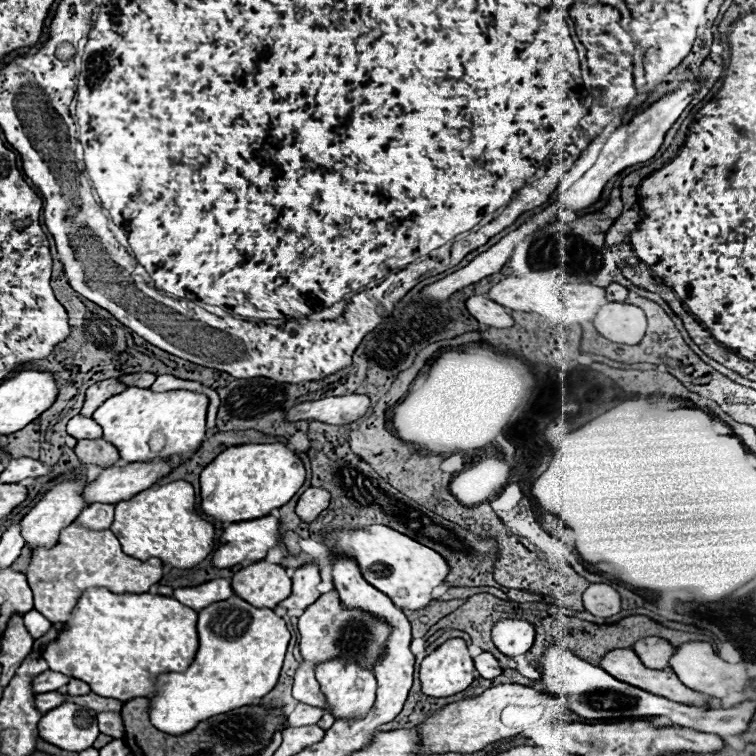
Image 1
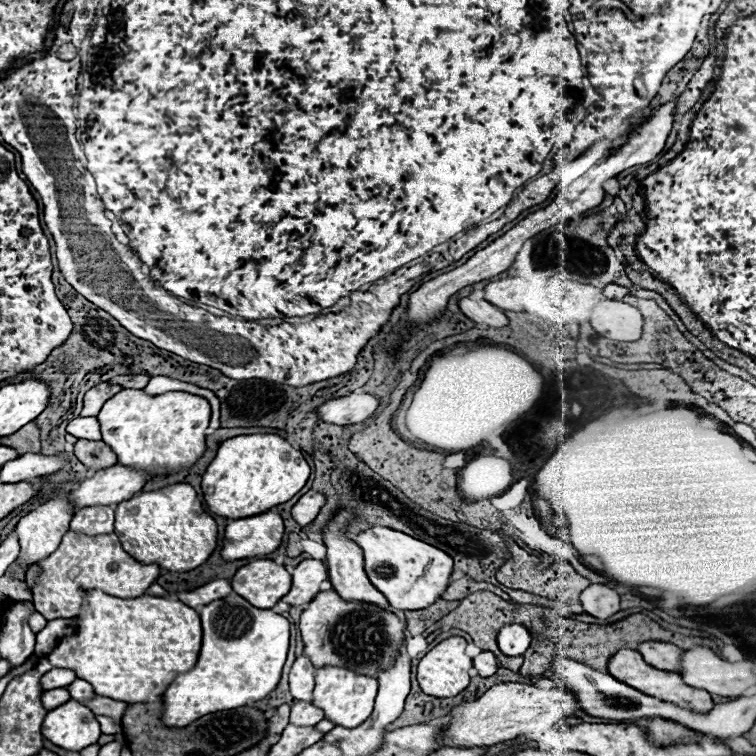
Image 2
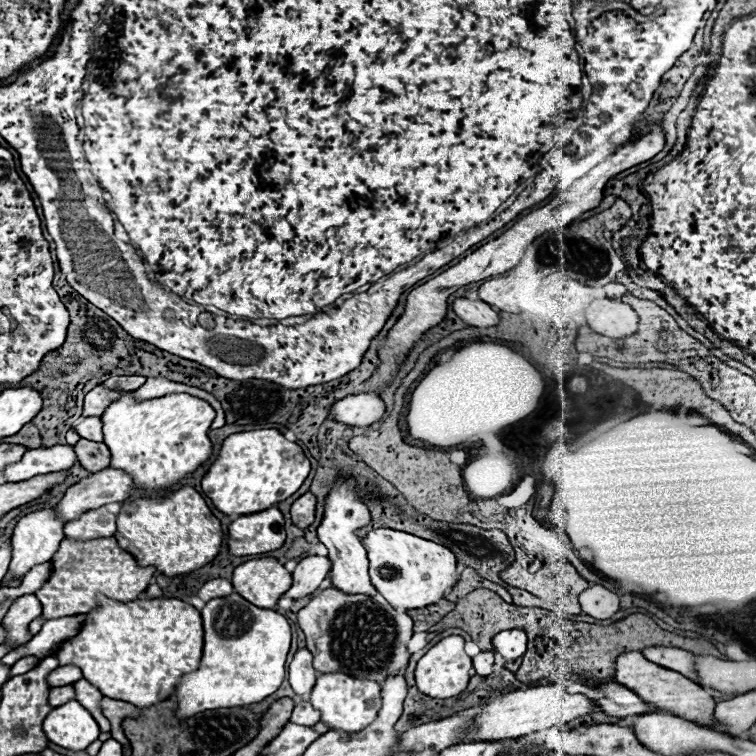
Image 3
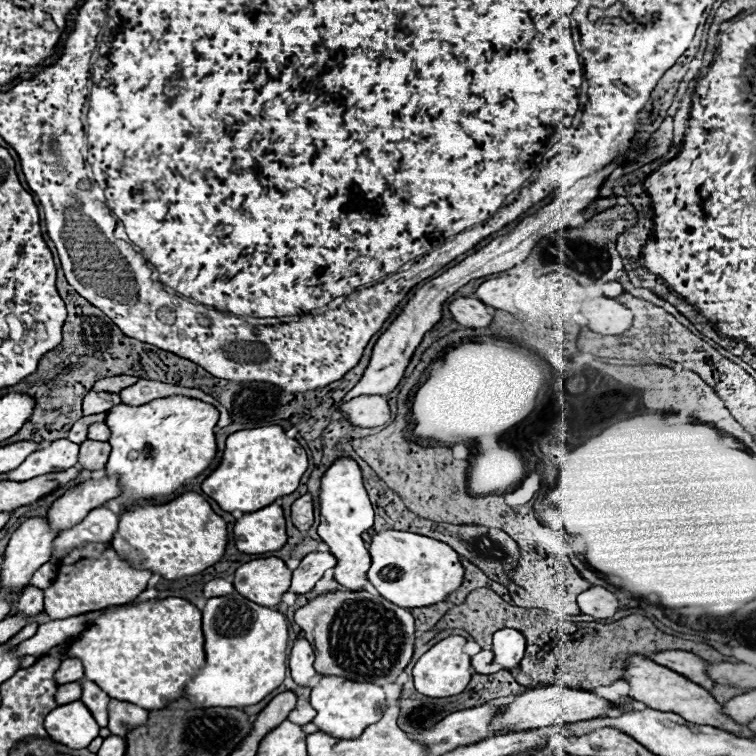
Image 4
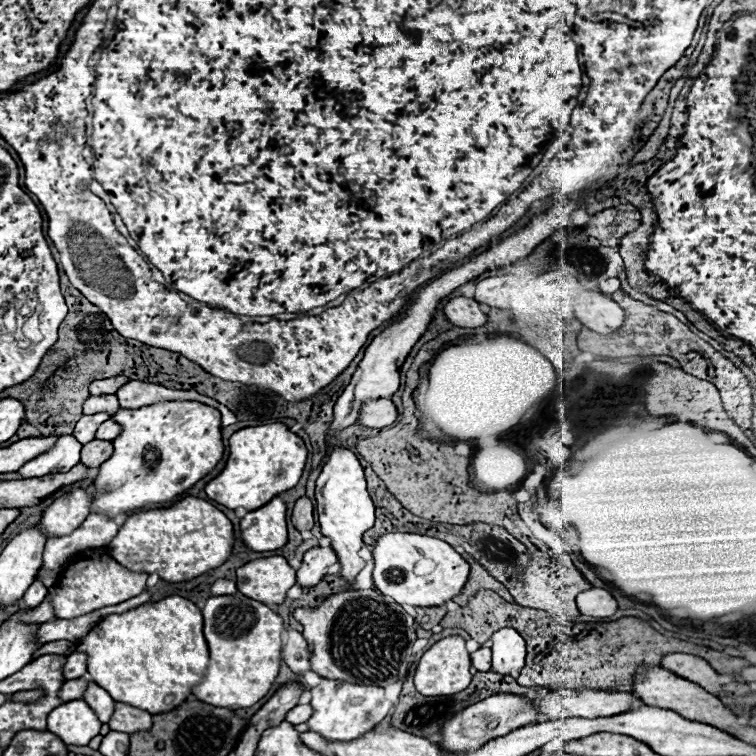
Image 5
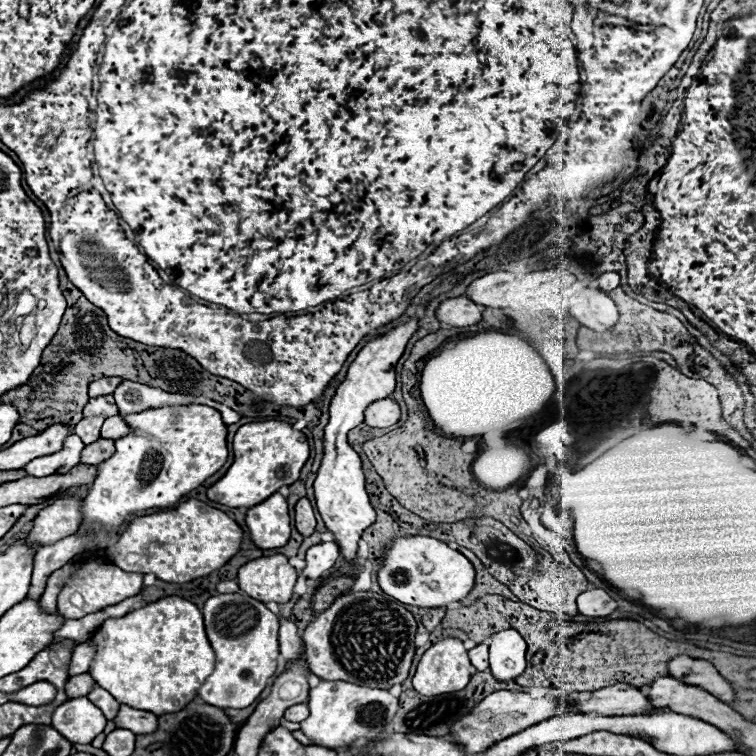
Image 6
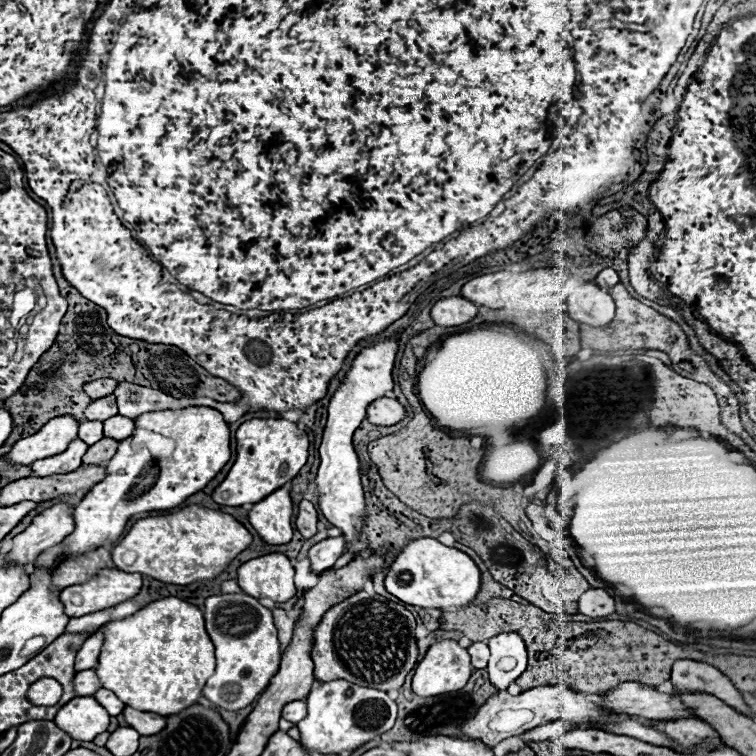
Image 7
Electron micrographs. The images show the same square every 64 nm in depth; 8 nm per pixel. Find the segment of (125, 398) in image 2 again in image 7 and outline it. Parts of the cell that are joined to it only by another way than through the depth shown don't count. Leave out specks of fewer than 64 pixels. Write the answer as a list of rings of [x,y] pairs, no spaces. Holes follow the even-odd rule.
[[[188,406],[180,410],[154,410],[134,418],[134,434],[118,442],[118,452],[106,462],[106,478],[98,482],[74,510],[76,528],[66,536],[64,546],[68,558],[78,558],[88,550],[116,542],[128,522],[128,516],[168,510],[182,504],[188,496],[202,490],[230,460],[230,430],[222,414],[208,406]],[[152,436],[166,436],[174,440],[170,458],[150,458]]]

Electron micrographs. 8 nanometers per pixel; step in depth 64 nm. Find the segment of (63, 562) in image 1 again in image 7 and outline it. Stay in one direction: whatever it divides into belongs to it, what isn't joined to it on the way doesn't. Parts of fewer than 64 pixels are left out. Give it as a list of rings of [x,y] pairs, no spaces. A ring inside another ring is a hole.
[[[100,570],[84,584],[68,586],[60,592],[60,602],[70,618],[80,618],[98,610],[112,608],[124,600],[134,598],[142,588],[138,572],[128,574],[122,570]]]

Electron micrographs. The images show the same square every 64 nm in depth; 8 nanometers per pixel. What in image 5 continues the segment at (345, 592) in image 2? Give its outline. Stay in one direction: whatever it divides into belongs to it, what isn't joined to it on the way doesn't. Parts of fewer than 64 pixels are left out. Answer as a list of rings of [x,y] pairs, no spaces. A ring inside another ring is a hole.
[[[336,446],[328,456],[328,462],[316,480],[316,510],[320,532],[330,540],[332,550],[340,560],[340,576],[354,586],[358,572],[366,568],[366,560],[360,558],[360,550],[364,544],[362,534],[374,526],[374,504],[366,490],[362,466],[350,450]]]

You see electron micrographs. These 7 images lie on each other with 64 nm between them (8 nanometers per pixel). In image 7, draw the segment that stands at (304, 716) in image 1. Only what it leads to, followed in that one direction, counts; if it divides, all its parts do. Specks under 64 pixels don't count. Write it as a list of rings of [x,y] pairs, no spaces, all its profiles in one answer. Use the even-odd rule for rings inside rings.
[[[304,700],[290,702],[290,704],[286,704],[286,706],[284,706],[284,710],[282,710],[282,718],[290,720],[292,724],[300,722],[304,716],[306,716],[306,702],[304,702]]]

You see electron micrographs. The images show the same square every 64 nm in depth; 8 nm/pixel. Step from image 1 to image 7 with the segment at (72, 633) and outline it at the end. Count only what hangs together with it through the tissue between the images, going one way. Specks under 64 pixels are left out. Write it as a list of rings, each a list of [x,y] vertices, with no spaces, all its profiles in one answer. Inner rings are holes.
[[[168,596],[152,602],[152,606],[144,606],[144,610],[138,610],[128,618],[108,622],[104,628],[104,646],[94,670],[102,682],[102,688],[112,690],[126,706],[168,716],[198,702],[206,678],[214,674],[214,666],[214,644],[206,634],[202,612],[190,602]]]

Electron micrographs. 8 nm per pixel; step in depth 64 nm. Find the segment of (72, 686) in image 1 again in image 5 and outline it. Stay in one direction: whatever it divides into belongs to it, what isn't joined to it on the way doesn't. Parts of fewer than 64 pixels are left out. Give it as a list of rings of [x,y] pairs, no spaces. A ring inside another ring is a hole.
[[[88,682],[88,688],[84,692],[84,702],[88,702],[88,706],[96,712],[96,716],[102,724],[106,724],[110,720],[110,716],[114,712],[114,700],[110,698],[110,694],[104,688],[96,686],[94,682]]]

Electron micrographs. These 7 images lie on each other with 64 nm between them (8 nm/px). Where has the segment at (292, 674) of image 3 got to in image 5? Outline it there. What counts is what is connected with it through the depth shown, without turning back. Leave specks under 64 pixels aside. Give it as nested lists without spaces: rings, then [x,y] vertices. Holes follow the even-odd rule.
[[[286,630],[282,634],[284,638],[284,650],[282,650],[282,658],[284,662],[290,666],[290,670],[300,678],[304,672],[310,672],[310,650],[308,650],[308,642],[304,640],[304,636],[296,630]]]

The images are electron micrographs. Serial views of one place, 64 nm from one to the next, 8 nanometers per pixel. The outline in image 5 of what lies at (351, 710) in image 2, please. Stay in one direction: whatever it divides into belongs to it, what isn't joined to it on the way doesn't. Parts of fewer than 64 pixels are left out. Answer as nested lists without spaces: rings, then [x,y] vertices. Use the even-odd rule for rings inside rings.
[[[322,678],[322,682],[316,688],[312,688],[312,708],[314,714],[308,720],[312,732],[318,732],[328,740],[350,742],[360,738],[364,732],[372,730],[376,724],[380,724],[390,714],[392,704],[386,704],[384,688],[380,686],[362,686],[362,684]]]

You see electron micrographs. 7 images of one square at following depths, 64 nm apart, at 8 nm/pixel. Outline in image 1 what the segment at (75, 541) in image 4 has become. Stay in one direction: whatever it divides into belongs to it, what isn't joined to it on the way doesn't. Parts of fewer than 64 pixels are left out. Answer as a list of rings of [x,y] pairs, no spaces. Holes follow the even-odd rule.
[[[90,504],[80,516],[76,522],[92,528],[92,530],[106,530],[110,528],[114,520],[114,504]]]

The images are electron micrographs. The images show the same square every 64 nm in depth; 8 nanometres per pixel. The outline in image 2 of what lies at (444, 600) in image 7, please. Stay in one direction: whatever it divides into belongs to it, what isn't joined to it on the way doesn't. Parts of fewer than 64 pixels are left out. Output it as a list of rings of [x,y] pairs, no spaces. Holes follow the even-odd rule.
[[[372,526],[360,534],[356,534],[354,542],[364,552],[364,568],[370,582],[388,598],[388,602],[398,610],[422,610],[440,598],[442,590],[450,584],[452,558],[442,550],[428,546],[404,532]]]

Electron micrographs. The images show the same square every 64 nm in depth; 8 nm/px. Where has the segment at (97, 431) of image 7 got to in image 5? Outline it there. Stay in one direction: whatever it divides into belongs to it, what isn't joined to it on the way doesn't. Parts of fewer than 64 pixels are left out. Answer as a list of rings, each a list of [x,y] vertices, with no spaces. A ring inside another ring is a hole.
[[[94,414],[94,416],[90,416],[90,418],[82,418],[76,426],[78,428],[74,428],[74,432],[72,432],[72,436],[77,439],[82,445],[92,441],[94,439],[94,434],[98,429],[98,424],[100,422],[104,422],[104,420],[108,420],[110,418],[110,414]]]

